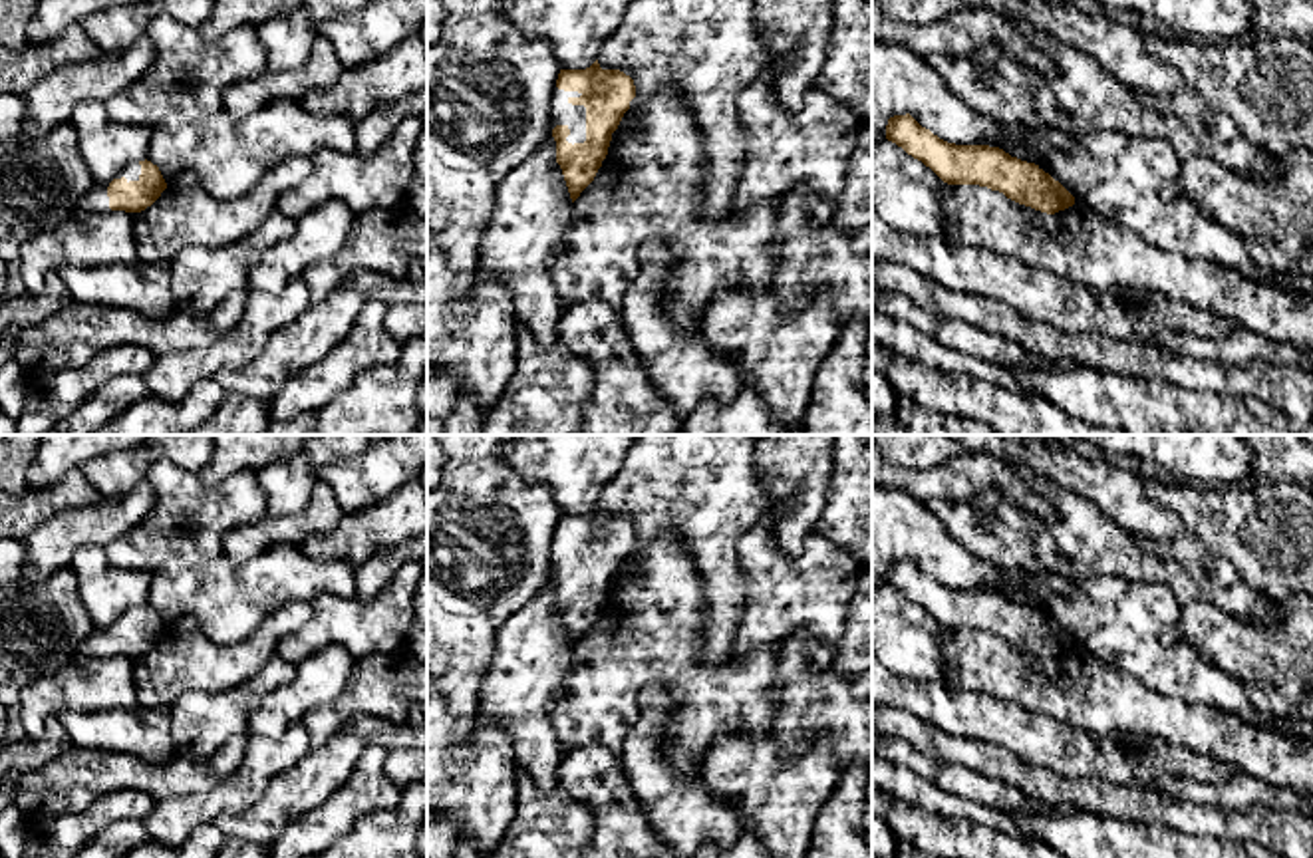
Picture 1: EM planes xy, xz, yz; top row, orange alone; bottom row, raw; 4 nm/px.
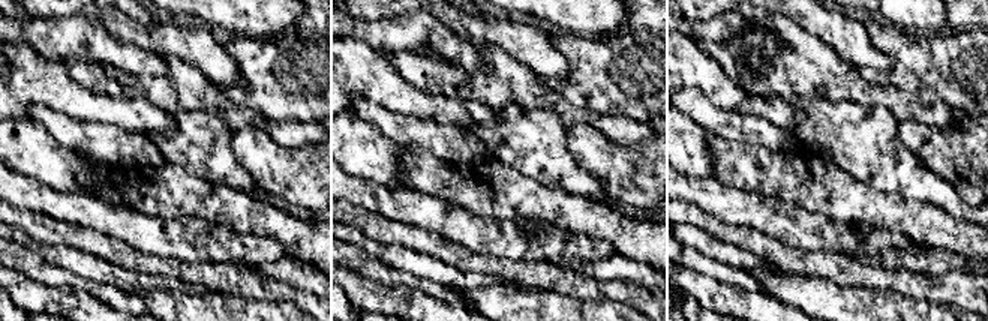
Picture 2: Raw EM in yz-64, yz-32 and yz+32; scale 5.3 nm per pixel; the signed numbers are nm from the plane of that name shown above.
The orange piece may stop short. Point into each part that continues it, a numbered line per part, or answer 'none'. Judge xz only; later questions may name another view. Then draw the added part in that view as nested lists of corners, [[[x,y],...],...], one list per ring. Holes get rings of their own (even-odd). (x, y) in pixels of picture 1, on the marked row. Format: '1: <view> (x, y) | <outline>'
1: xz (561, 112) | [[[554,87],[552,99],[550,99],[550,127],[548,137],[552,137],[552,129],[556,125],[566,125],[570,129],[570,135],[566,137],[568,143],[584,143],[586,141],[586,107],[584,105],[572,105],[570,97],[580,97],[578,91],[564,91]],[[554,141],[554,153],[556,153],[556,141]]]

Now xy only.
1: xy (96, 201) | [[[139,161],[127,163],[113,179],[125,177],[129,181],[139,181],[141,175],[141,165]],[[111,179],[111,181],[113,181]],[[109,181],[109,183],[111,183]],[[95,185],[79,203],[77,203],[77,213],[99,213],[99,214],[111,214],[115,211],[109,209],[109,197],[107,197],[107,187],[105,185]]]

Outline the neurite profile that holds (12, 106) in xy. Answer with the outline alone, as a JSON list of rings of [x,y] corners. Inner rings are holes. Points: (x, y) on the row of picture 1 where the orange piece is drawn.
[[[0,91],[0,139],[26,131],[26,99],[22,93]]]

